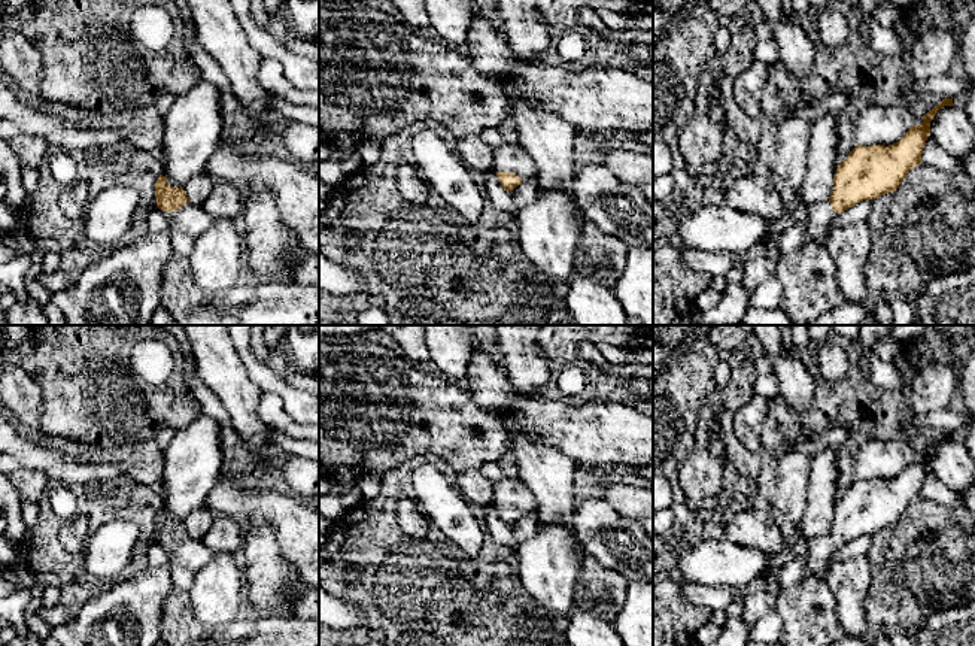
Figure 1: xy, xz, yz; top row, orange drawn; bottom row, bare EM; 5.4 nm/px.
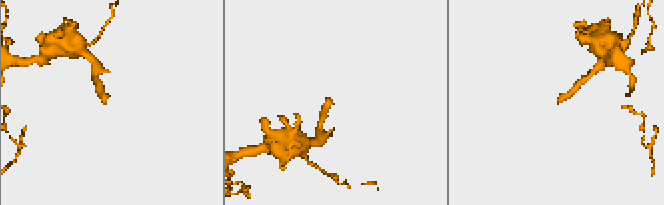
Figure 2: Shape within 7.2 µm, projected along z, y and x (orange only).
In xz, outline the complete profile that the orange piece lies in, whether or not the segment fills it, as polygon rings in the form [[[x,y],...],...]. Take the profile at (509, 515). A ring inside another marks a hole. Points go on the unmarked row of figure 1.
[[[504,476],[493,488],[493,503],[505,525],[513,525],[523,515],[538,513],[538,500],[517,476]]]

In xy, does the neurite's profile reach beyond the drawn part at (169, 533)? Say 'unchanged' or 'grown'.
grown

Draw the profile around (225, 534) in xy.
[[[213,515],[213,522],[201,542],[213,554],[236,554],[243,546],[246,525],[225,515]]]

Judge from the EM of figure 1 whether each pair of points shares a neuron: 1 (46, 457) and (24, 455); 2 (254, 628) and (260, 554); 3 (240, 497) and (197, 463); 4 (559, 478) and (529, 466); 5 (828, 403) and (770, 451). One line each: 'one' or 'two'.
1: one
2: two
3: two
4: one
5: one

